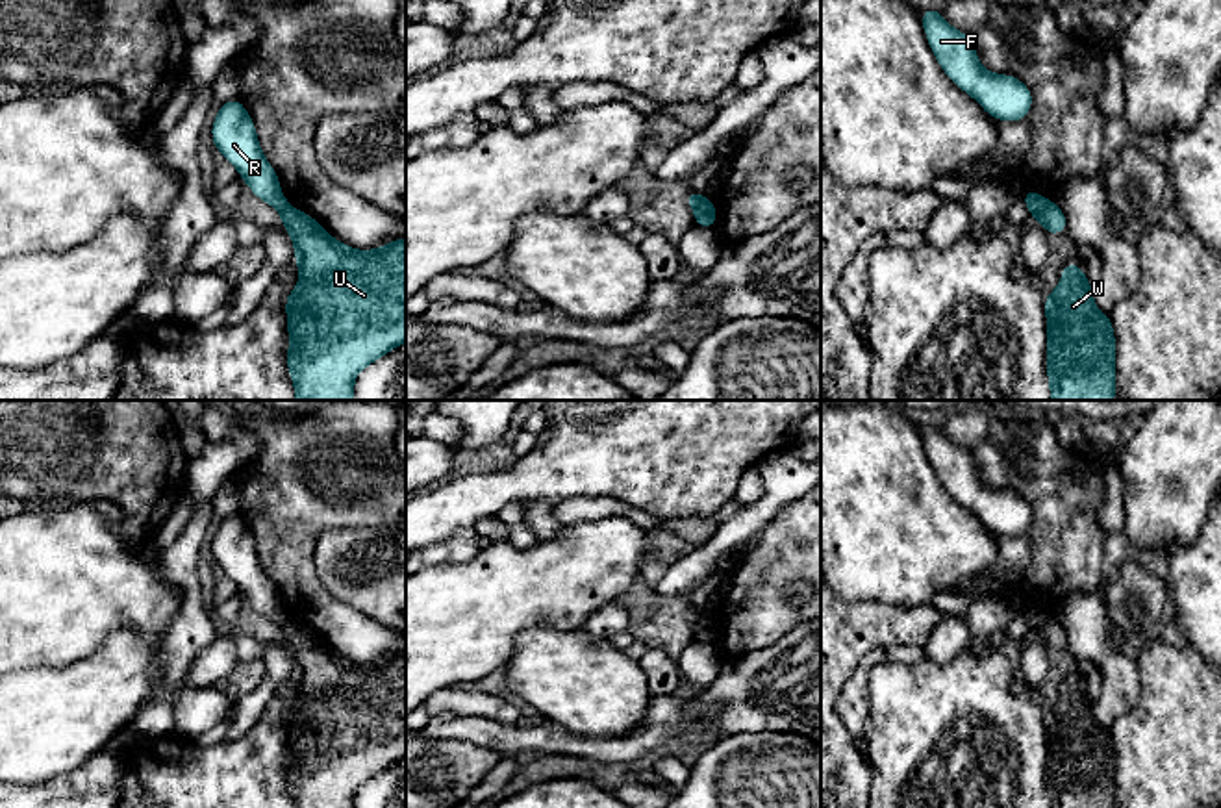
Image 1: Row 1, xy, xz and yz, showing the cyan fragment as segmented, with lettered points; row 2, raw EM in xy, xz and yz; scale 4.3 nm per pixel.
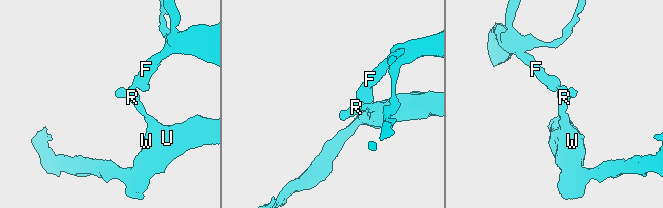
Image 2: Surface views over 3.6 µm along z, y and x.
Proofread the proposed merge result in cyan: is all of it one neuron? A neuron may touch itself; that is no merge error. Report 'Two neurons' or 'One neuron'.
Two neurons

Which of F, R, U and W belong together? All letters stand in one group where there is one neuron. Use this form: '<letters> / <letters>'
F R / U W

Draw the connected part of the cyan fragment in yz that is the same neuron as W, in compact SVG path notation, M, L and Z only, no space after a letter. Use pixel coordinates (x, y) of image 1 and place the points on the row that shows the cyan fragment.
M1076 261L1064 265L1060 284L1052 293L1047 293L1045 317L1049 332L1045 361L1051 400L1112 400L1117 395L1112 317L1101 313L1093 304L1093 285Z

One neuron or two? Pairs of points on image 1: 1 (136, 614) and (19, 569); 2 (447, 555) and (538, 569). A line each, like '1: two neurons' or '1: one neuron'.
1: one neuron
2: two neurons

